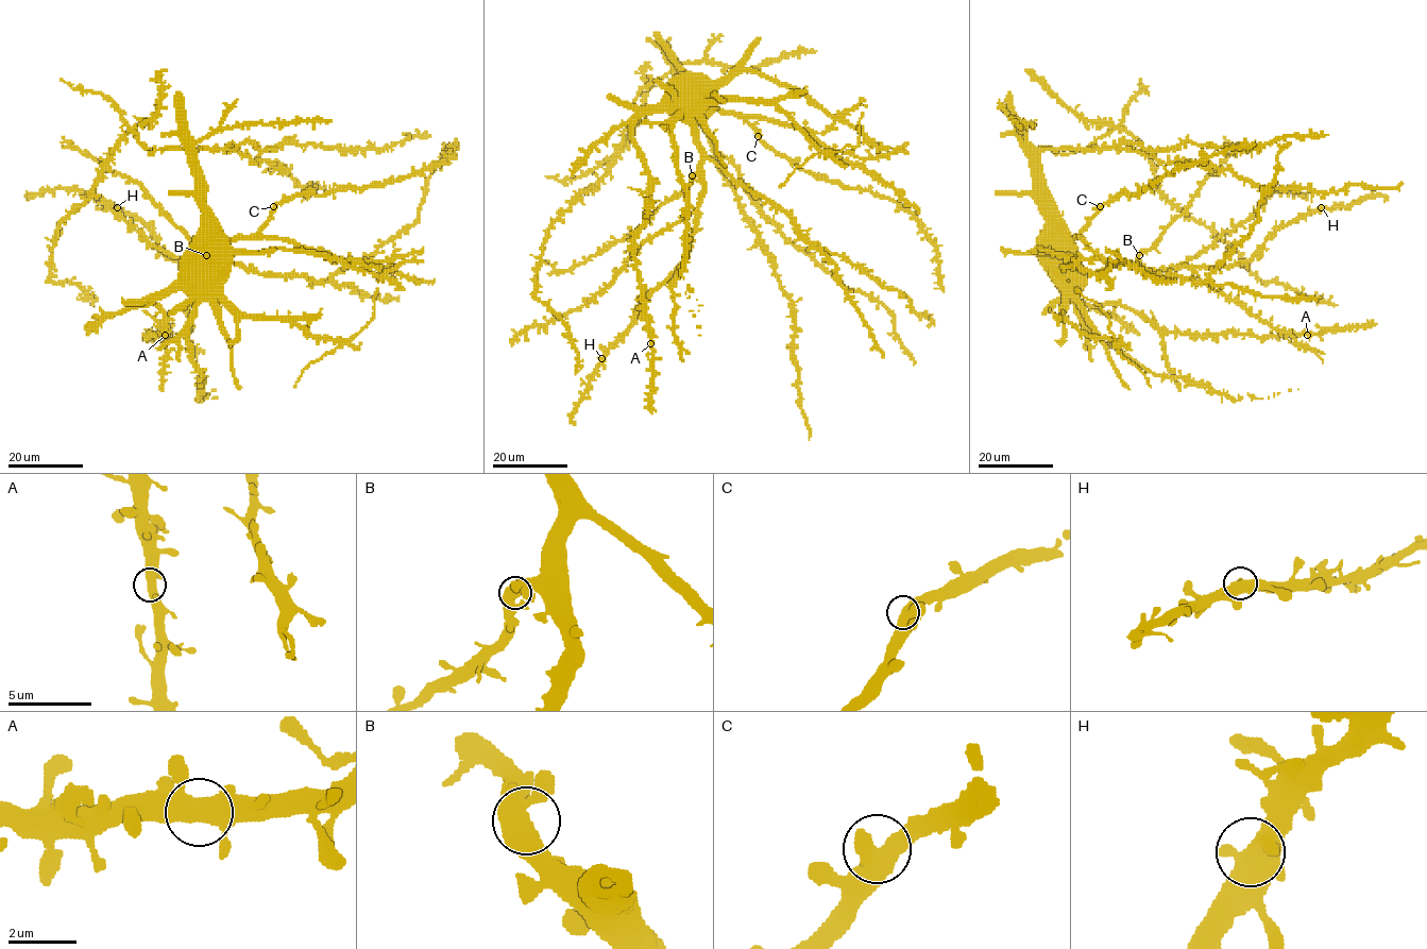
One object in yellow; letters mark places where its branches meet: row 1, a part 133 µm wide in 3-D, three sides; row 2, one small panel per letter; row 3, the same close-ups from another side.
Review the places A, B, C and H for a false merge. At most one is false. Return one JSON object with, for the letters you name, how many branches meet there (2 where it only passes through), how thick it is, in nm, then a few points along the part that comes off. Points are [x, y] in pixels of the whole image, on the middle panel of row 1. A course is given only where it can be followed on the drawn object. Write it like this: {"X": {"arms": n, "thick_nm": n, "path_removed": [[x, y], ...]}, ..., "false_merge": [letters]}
{"false_merge": []}

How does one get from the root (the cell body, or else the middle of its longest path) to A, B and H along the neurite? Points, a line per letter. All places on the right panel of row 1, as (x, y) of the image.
A: (1049, 247), (1060, 248), (1062, 277), (1087, 304), (1121, 304), (1171, 332), (1201, 335), (1307, 335)
B: (1049, 247), (1059, 247), (1088, 272), (1134, 263), (1139, 255)
H: (1049, 247), (1059, 247), (1088, 272), (1118, 264), (1155, 270), (1230, 267), (1249, 261), (1277, 230), (1321, 207)

